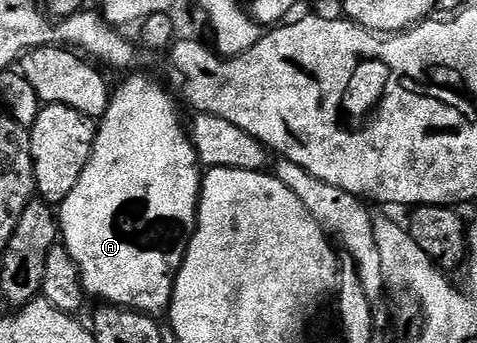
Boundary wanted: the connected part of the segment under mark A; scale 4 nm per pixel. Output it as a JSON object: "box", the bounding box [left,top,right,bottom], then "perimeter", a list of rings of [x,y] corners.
{"box":[59,75,203,313],"perimeter":[[[133,75],[126,83],[121,83],[118,87],[116,84],[115,90],[109,96],[109,108],[100,116],[97,140],[93,142],[93,152],[79,177],[79,185],[75,185],[75,189],[71,189],[71,193],[59,205],[59,235],[79,269],[86,296],[98,295],[106,304],[146,313],[164,312],[173,299],[173,280],[177,277],[181,262],[185,260],[185,248],[189,246],[193,230],[197,228],[197,203],[201,200],[203,178],[202,168],[197,161],[197,150],[193,148],[193,140],[187,134],[186,124],[181,124],[181,111],[177,108],[178,100],[174,92],[164,82],[162,83],[149,75]]]}

